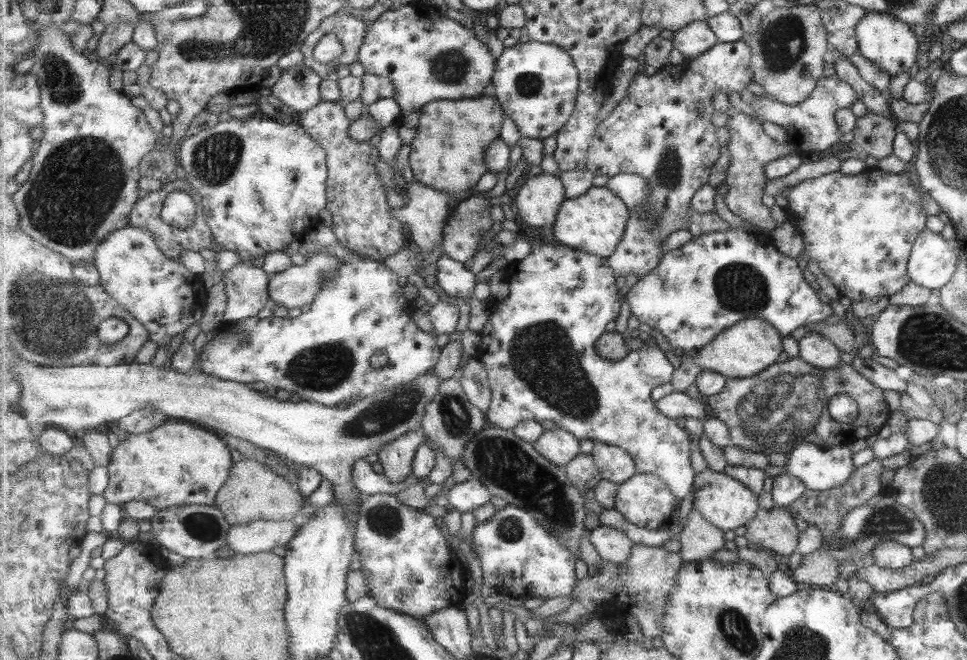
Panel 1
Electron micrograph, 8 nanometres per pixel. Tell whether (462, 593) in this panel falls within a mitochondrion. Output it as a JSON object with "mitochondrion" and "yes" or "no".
{"mitochondrion":"no"}

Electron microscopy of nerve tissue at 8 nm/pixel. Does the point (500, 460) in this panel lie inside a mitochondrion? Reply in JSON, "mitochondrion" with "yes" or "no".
{"mitochondrion":"yes"}

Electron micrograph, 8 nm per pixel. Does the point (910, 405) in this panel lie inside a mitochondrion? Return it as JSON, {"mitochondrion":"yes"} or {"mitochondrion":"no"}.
{"mitochondrion":"no"}

